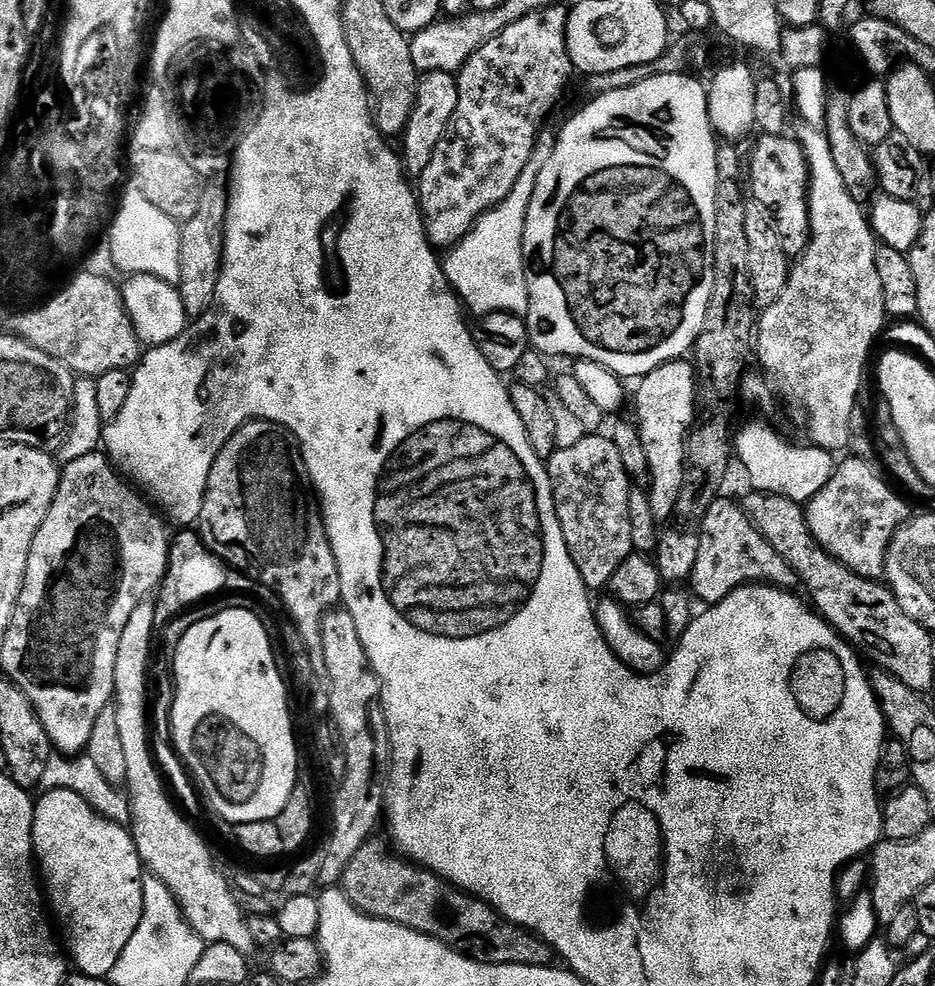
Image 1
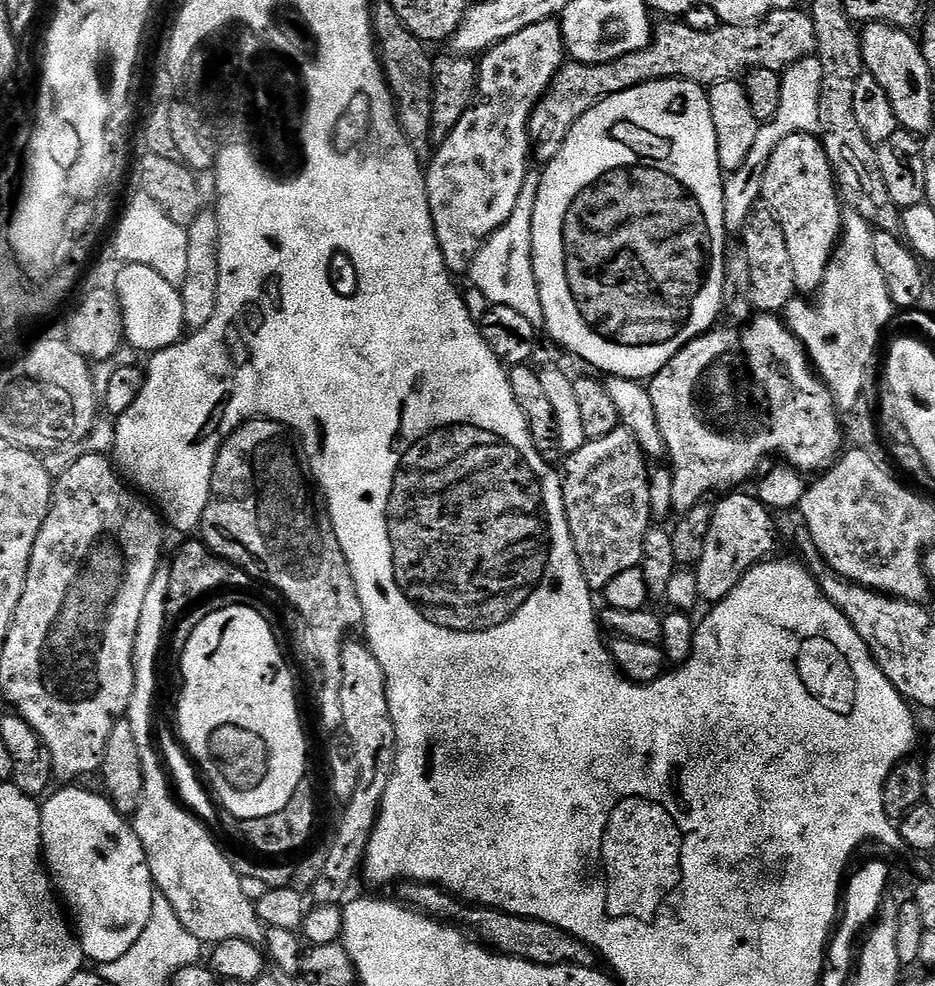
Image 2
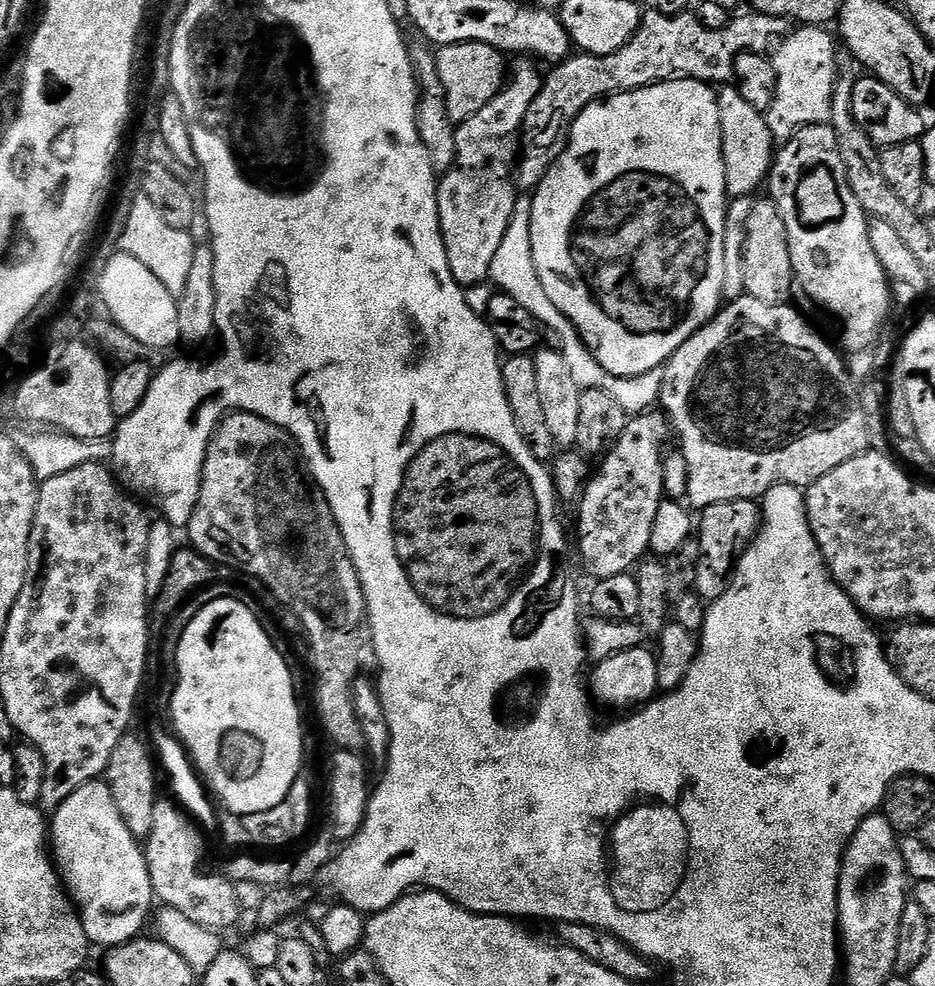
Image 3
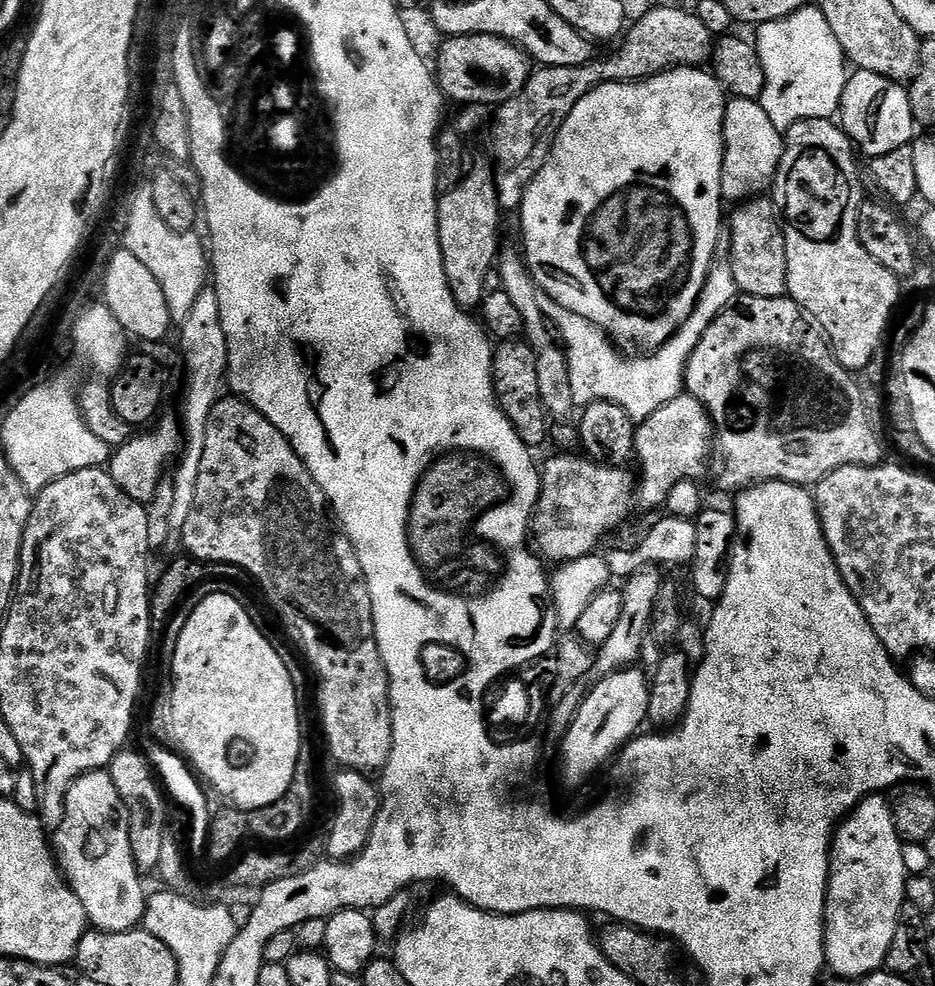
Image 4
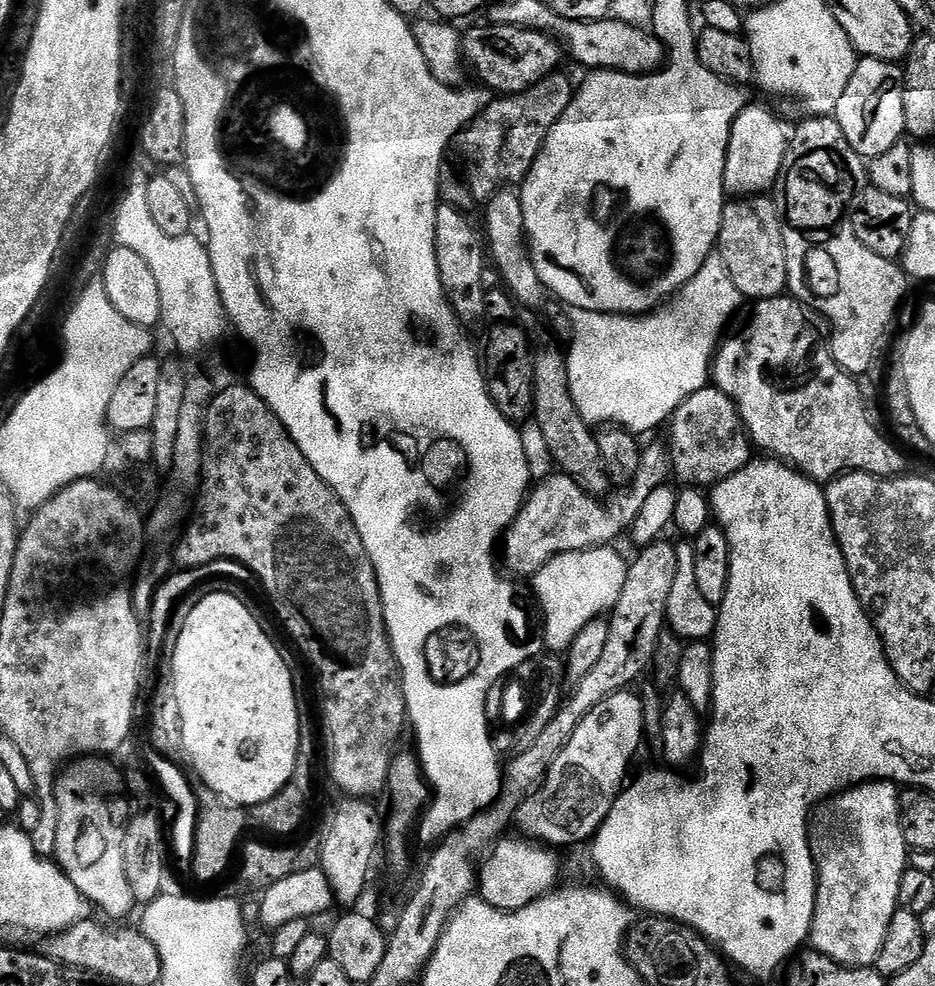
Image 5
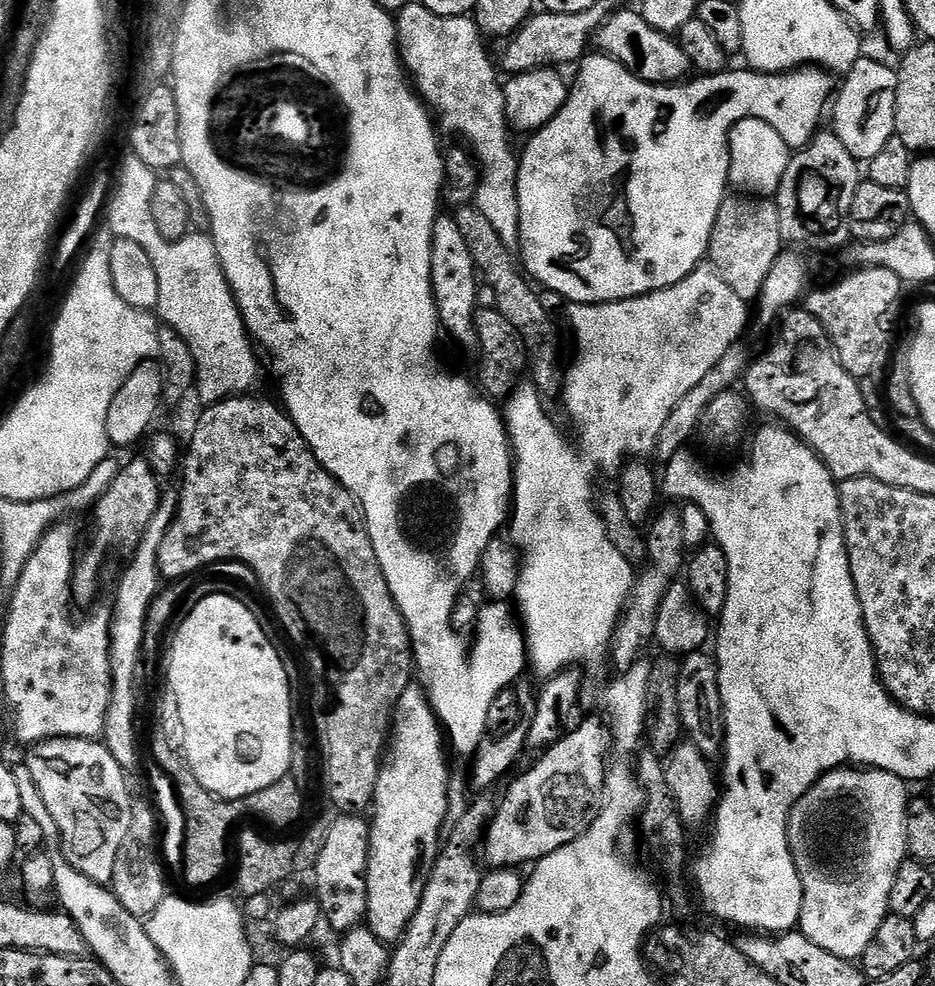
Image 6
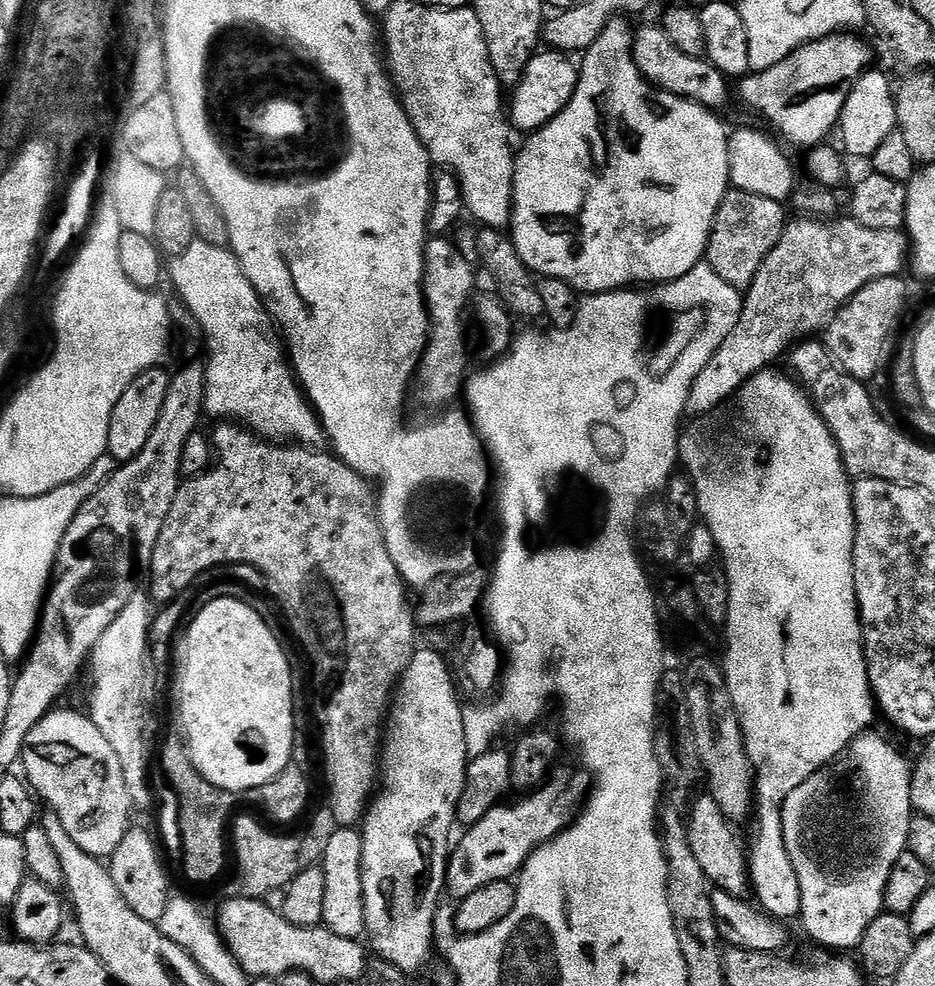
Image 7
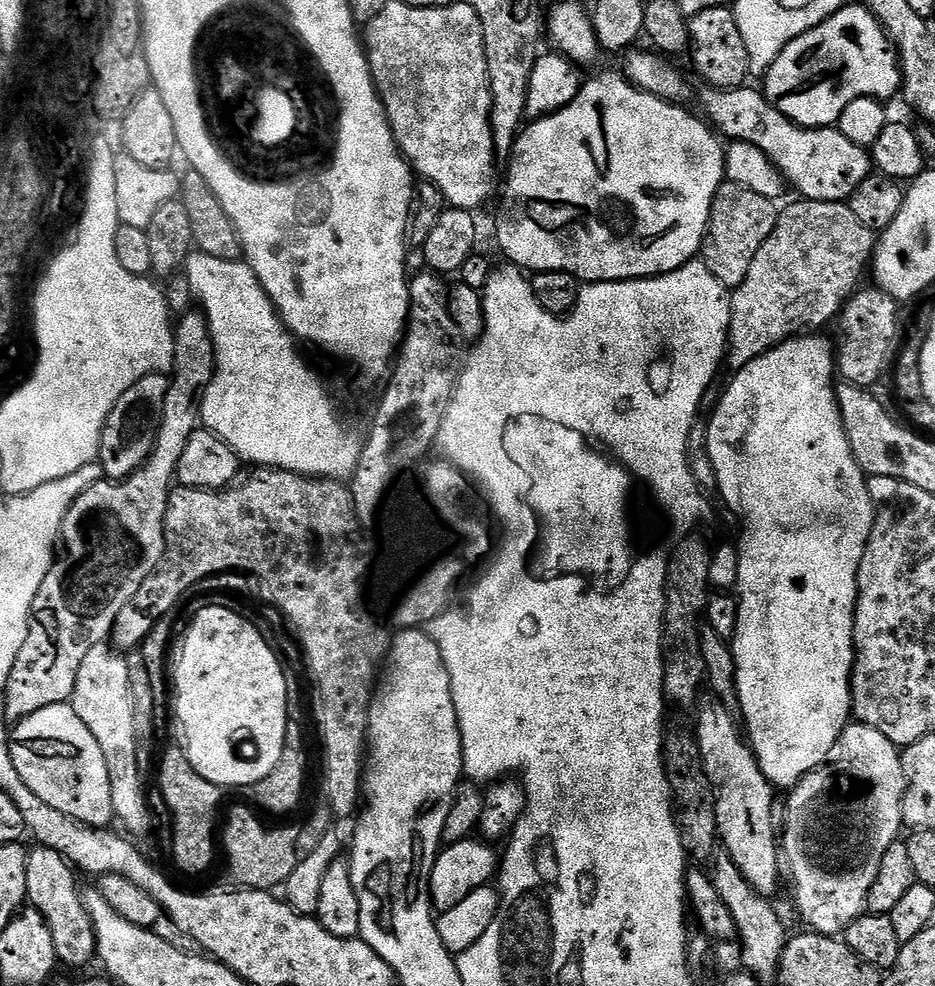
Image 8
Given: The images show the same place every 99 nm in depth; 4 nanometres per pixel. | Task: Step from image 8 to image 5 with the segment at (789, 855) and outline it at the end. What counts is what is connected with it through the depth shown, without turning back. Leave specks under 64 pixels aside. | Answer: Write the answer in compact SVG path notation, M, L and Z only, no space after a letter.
M870 780L866 784L857 784L854 788L847 788L844 792L837 792L825 800L819 808L813 811L808 825L808 844L812 848L812 857L816 863L816 905L810 933L810 944L815 951L821 952L836 964L843 964L845 968L871 968L876 963L878 954L882 950L882 942L886 942L886 929L890 927L890 918L894 918L898 902L898 886L902 882L902 874L909 867L910 849L906 838L902 834L900 825L900 794L901 789L891 780Z

